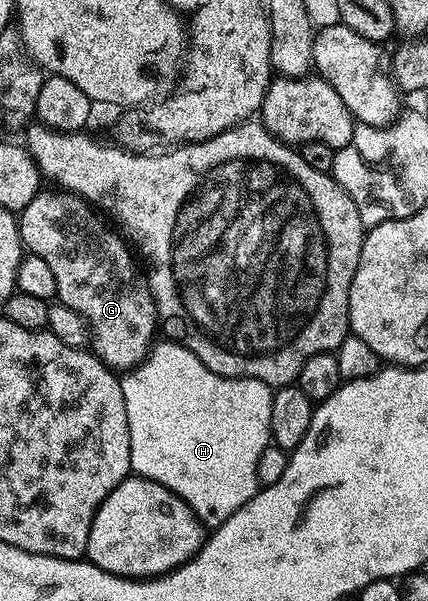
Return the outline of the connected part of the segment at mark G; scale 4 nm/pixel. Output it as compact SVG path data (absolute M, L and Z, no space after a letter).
M39 190L38 195L32 197L29 205L17 216L22 246L28 249L29 254L44 257L45 263L52 268L52 277L56 277L57 302L74 310L82 318L88 328L89 342L94 342L94 354L115 372L125 373L131 367L137 367L149 355L156 339L154 331L156 335L160 327L149 282L144 278L143 272L142 275L138 272L138 267L130 256L131 248L127 240L109 222L106 224L101 219L103 216L91 204L73 191L50 190L54 191Z

